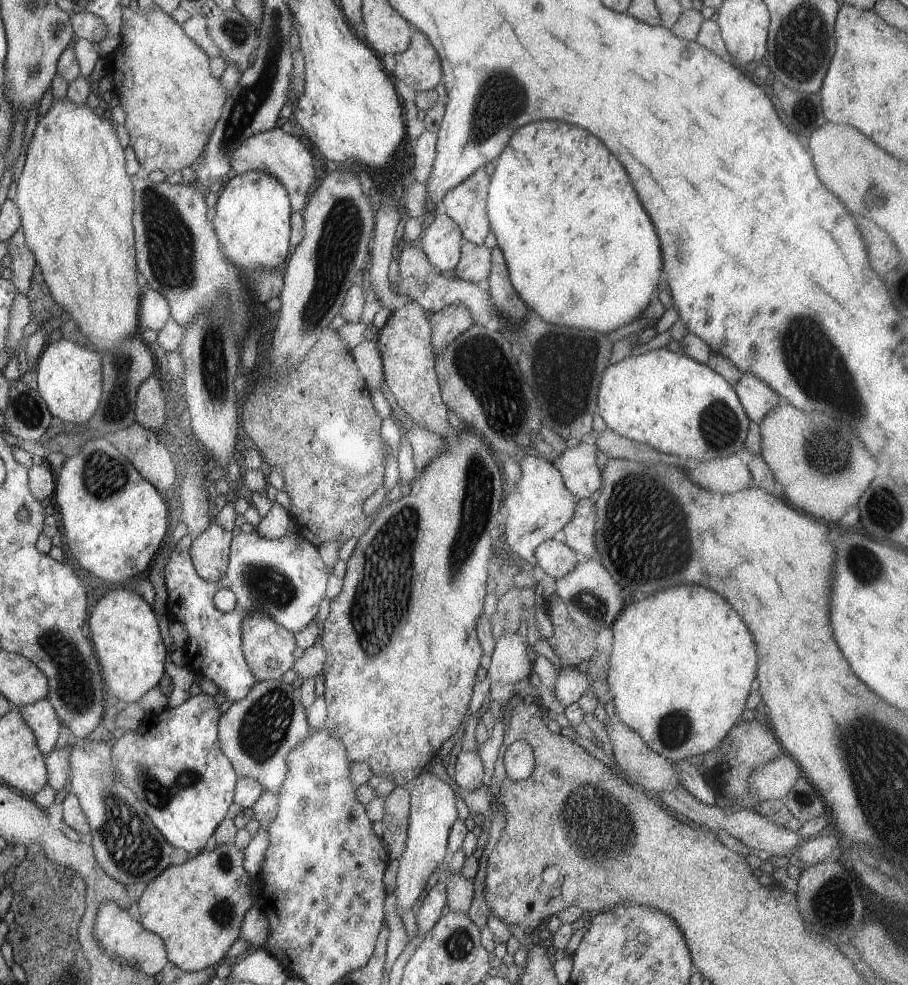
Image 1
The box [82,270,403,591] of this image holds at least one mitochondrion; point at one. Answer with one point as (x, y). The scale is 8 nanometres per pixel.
(214, 377)

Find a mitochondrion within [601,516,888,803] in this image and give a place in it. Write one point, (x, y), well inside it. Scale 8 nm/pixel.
(672, 730)

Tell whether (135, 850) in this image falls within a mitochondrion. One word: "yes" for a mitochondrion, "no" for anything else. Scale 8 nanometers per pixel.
yes

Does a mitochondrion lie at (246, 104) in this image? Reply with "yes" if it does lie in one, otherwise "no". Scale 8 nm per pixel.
yes

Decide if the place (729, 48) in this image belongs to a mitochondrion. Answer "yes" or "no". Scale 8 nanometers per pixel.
no

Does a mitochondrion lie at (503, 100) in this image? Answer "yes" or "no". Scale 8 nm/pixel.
yes

